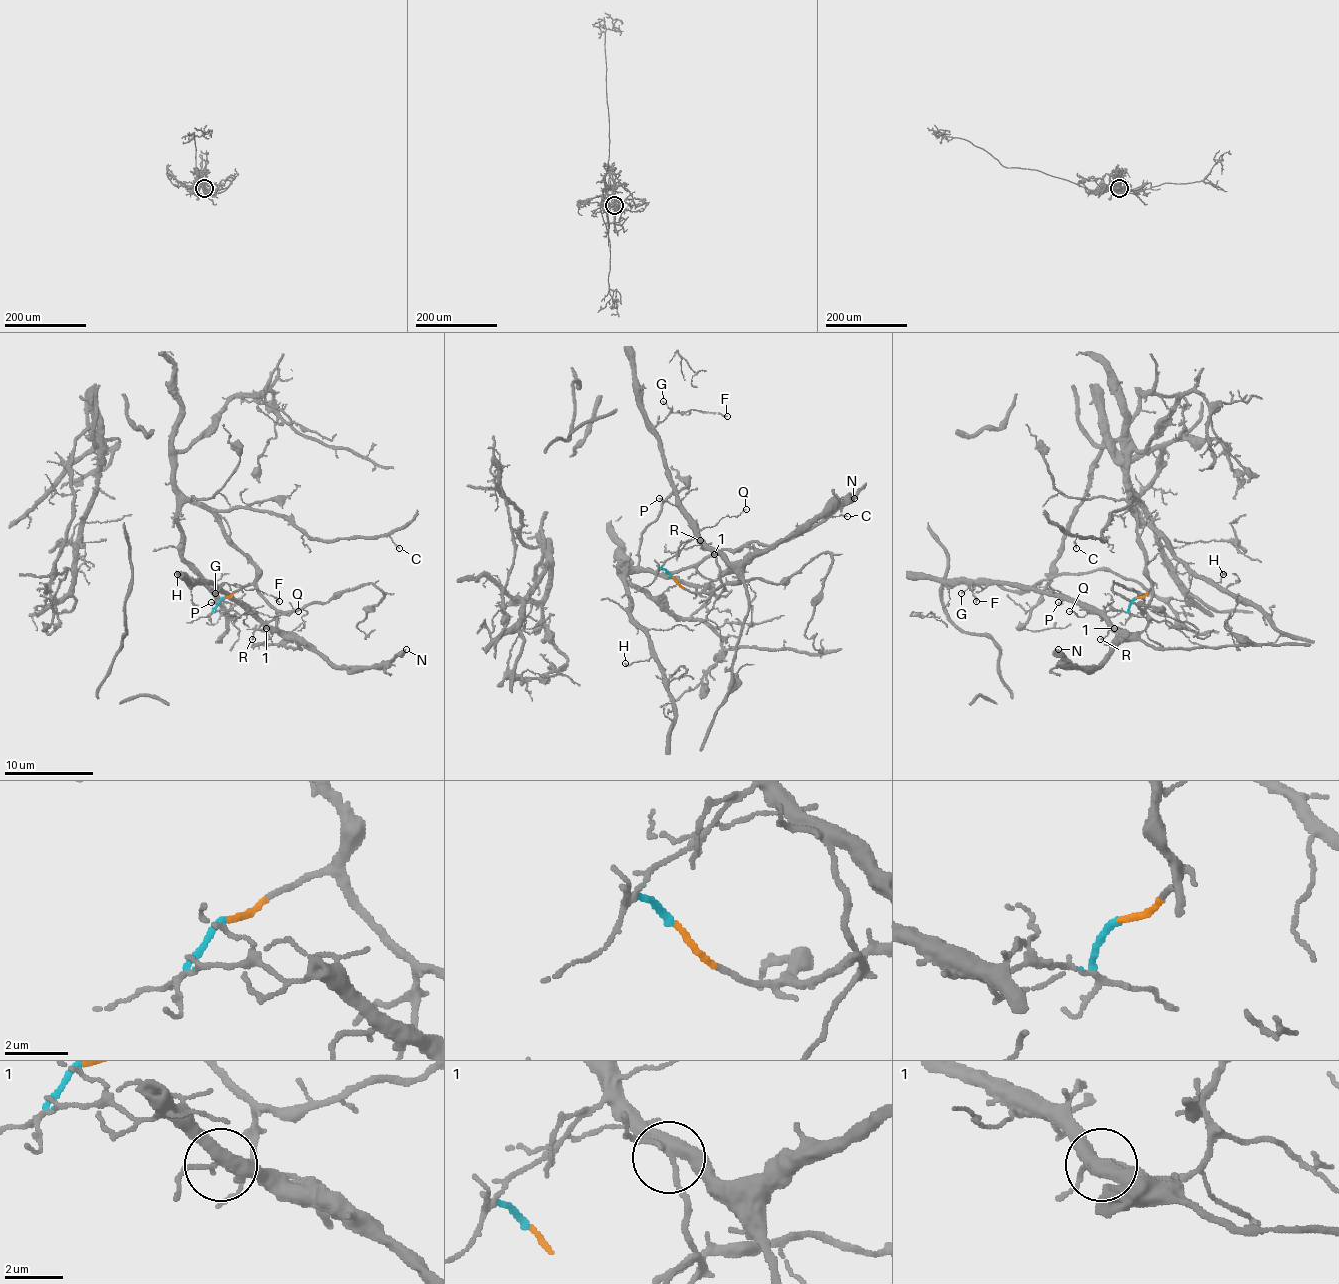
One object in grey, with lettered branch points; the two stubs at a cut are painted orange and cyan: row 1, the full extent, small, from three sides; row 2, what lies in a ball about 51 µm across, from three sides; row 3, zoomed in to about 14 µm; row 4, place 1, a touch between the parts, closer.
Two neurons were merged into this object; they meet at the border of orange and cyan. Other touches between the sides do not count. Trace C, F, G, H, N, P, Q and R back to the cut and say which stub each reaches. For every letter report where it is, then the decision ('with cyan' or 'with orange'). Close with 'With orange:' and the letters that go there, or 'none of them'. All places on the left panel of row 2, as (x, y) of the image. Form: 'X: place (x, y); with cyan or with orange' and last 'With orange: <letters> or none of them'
C: place (399, 548); with orange
F: place (279, 601); with cyan
G: place (215, 593); with cyan
H: place (177, 574); with orange
N: place (406, 649); with cyan
P: place (211, 602); with cyan
Q: place (298, 611); with cyan
R: place (252, 639); with orange
With orange: C, H, R

